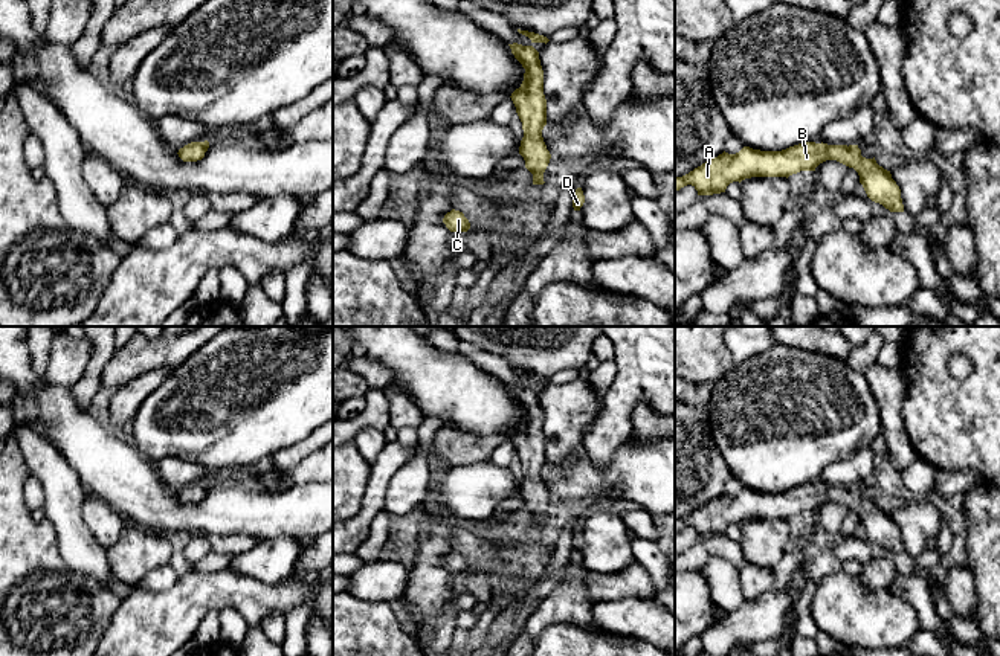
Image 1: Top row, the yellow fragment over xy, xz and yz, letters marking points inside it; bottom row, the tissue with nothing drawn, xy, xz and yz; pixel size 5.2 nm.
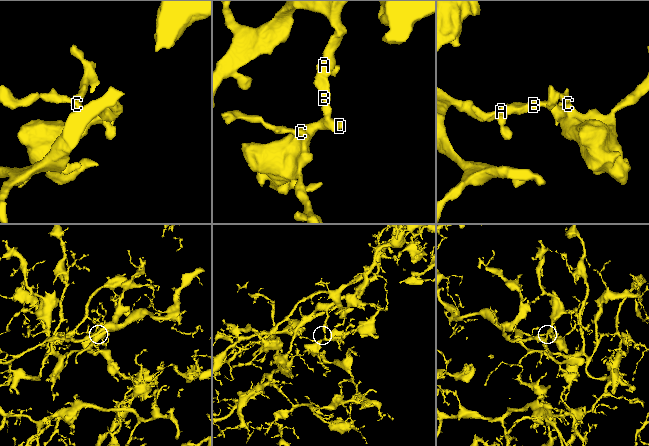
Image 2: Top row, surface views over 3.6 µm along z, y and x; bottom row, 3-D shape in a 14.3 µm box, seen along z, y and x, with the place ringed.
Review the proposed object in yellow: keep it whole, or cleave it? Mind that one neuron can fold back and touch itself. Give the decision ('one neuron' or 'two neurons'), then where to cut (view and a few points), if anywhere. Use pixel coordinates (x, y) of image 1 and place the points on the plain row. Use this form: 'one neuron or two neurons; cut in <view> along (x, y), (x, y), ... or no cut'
one neuron; no cut

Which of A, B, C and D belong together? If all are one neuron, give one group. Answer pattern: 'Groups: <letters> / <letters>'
Groups: A B C D

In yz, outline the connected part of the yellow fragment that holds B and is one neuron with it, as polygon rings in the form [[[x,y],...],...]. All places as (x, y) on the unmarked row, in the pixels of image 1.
[[[805,484],[782,493],[760,493],[744,488],[736,496],[722,494],[689,516],[675,520],[675,534],[692,526],[698,537],[725,534],[733,523],[751,519],[789,519],[800,513],[815,513],[826,503],[837,502],[853,510],[867,539],[890,554],[904,554],[901,531],[890,513],[873,500],[861,497],[858,487],[827,487]]]

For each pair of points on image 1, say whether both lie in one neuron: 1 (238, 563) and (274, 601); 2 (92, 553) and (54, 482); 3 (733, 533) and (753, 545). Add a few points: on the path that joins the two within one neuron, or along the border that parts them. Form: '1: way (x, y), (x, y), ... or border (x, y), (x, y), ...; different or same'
1: border (228, 566), (264, 583), (280, 583), (289, 577); different
2: way (75, 536), (64, 513), (64, 499); same
3: border (739, 525), (741, 540); different

